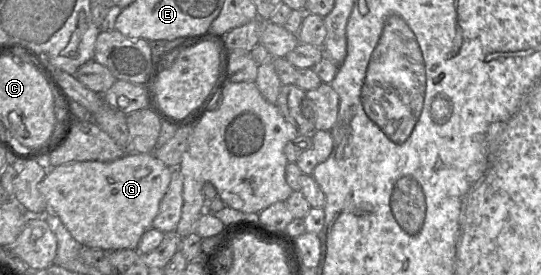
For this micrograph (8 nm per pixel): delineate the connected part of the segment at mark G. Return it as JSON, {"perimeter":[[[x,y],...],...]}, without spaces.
{"perimeter":[[[128,152],[112,162],[69,162],[50,168],[39,183],[38,190],[47,202],[49,212],[56,214],[73,238],[82,246],[107,251],[136,250],[143,234],[152,228],[161,200],[169,187],[172,168],[157,159],[153,153]]]}

